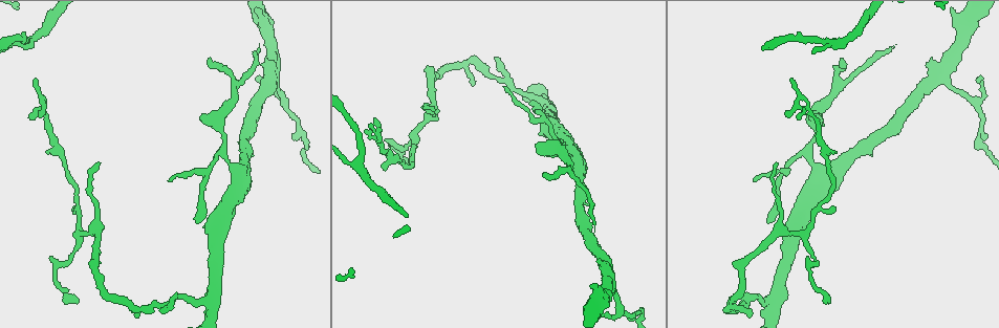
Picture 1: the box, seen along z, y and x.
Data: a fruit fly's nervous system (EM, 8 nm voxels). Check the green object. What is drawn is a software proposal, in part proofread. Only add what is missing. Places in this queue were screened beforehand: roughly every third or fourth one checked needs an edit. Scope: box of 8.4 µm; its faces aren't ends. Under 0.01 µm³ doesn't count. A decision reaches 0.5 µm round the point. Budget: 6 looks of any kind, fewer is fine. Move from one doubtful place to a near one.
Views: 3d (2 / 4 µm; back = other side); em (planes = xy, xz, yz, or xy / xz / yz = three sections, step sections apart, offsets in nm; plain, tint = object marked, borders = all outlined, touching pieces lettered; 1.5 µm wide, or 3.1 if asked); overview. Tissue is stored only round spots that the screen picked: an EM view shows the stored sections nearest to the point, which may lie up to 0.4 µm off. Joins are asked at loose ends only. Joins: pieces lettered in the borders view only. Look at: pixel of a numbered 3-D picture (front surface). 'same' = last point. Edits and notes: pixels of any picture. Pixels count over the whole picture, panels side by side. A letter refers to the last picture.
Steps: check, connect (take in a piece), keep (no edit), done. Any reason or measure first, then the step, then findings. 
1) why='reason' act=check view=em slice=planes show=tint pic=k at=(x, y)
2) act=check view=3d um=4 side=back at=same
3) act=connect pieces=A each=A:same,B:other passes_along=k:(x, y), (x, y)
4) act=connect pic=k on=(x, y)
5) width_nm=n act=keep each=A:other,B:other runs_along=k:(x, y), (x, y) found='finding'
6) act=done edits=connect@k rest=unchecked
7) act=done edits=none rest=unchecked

act=check view=em slice=yz step=4 show=borders pic=1 at=(161, 310)

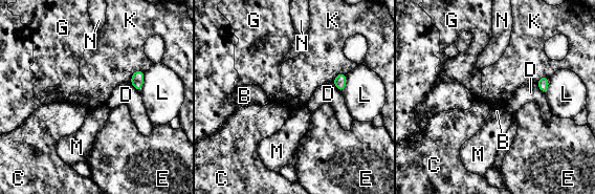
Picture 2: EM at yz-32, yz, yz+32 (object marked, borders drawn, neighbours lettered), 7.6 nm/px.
act=check view=em slice=planes show=borders at=same

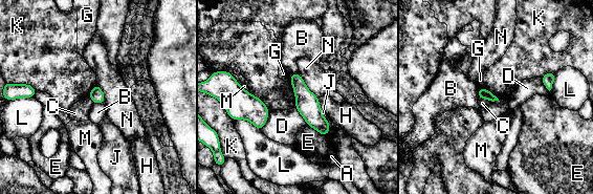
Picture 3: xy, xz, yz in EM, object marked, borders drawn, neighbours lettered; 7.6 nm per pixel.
width_nm=80 act=keep each=A:other,B:other,C:other,D:other,E:other,G:other,H:other,J:other,K:other,L:other,M:other,N:other border=3:(289, 81), (294, 94), (295, 107) found='none of them fits'

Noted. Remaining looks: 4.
why='branch stops here' act=check view=3d um=2 pic=1 at=(74, 205)

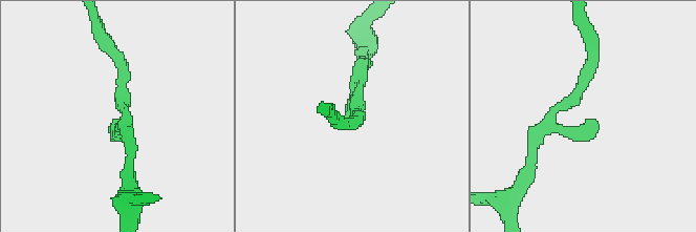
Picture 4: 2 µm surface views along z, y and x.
why='now the EM' act=check view=em slice=planes show=plain pic=4 at=(595, 123)

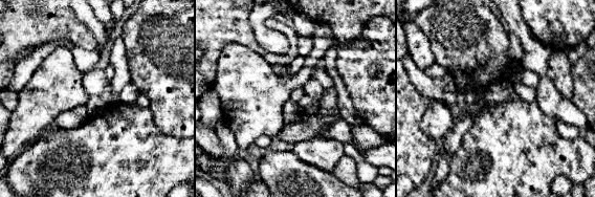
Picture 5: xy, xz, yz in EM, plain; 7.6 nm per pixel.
why='what lies round it' act=check view=em slice=planes show=borders at=same

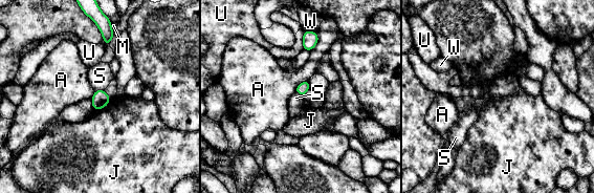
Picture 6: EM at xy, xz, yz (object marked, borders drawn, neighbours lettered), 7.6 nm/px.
act=keep each=A:other,J:other,M:other,S:other,U:other,W:other border=6:(104, 89), (96, 89), (94, 91) found='no lettered piece goes on from it'

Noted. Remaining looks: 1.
act=done edits=none rest=unchecked

